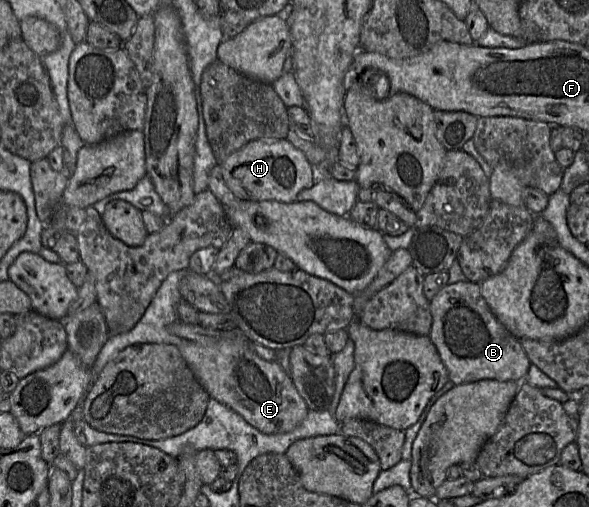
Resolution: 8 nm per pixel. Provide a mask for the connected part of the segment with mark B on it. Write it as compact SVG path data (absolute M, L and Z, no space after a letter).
M461 281L447 284L430 300L432 326L429 338L448 371L449 381L455 385L484 379L523 382L531 366L521 341L513 336L496 318L481 295L480 283Z

